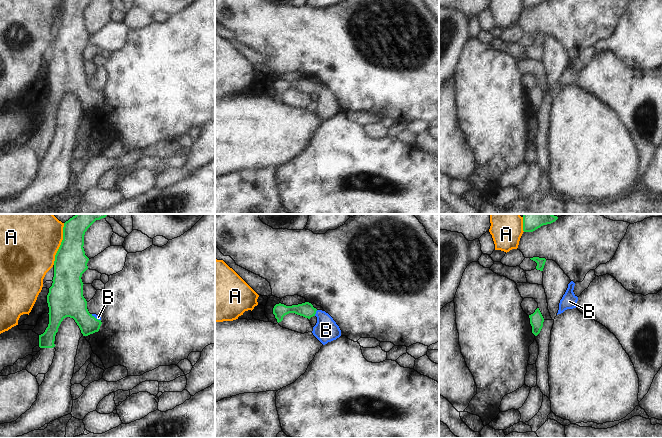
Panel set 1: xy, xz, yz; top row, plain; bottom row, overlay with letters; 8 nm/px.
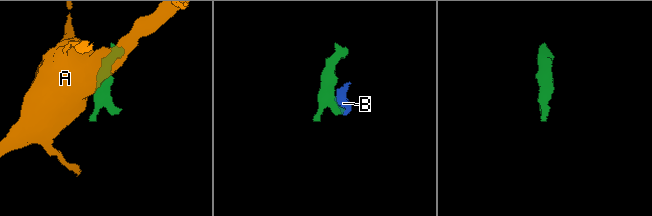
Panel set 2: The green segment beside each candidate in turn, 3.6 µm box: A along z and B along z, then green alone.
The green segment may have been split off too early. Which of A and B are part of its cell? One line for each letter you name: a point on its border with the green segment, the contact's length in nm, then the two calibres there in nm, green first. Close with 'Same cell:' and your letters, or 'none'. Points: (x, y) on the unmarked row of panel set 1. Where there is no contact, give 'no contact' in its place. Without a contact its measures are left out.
B: meets green in xz at (315, 89); contact 50 nm long; 120 nm thick on the green side, 190 nm on the other
Same cell: B

